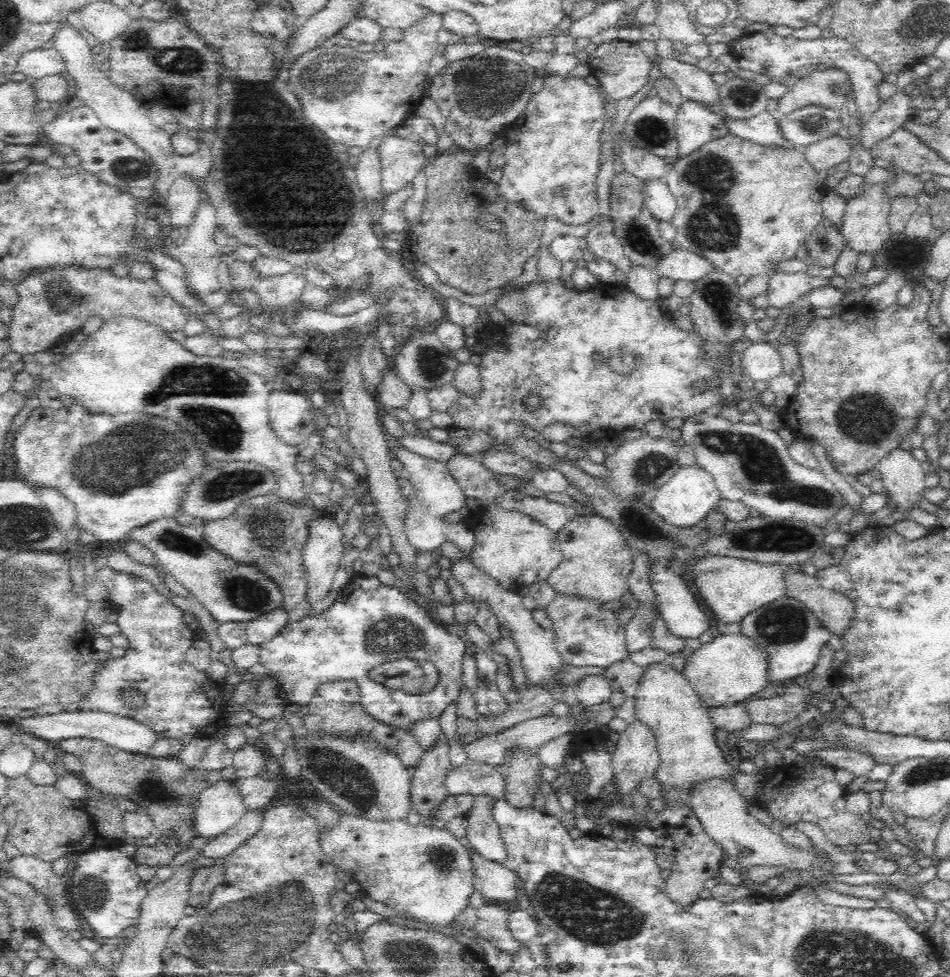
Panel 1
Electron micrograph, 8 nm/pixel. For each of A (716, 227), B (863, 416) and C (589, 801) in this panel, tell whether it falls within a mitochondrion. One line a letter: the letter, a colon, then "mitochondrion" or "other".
A: mitochondrion
B: mitochondrion
C: other

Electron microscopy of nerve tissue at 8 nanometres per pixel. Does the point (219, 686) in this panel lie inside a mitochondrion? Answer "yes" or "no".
no

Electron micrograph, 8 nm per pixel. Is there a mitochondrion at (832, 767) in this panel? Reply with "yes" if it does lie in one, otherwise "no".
no

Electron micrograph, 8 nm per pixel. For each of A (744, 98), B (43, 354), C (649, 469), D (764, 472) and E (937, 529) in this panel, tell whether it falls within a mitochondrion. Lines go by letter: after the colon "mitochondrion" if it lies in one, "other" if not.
A: mitochondrion
B: other
C: mitochondrion
D: mitochondrion
E: other

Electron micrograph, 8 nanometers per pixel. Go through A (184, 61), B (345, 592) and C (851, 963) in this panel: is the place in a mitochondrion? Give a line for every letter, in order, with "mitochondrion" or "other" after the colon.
A: mitochondrion
B: other
C: mitochondrion

